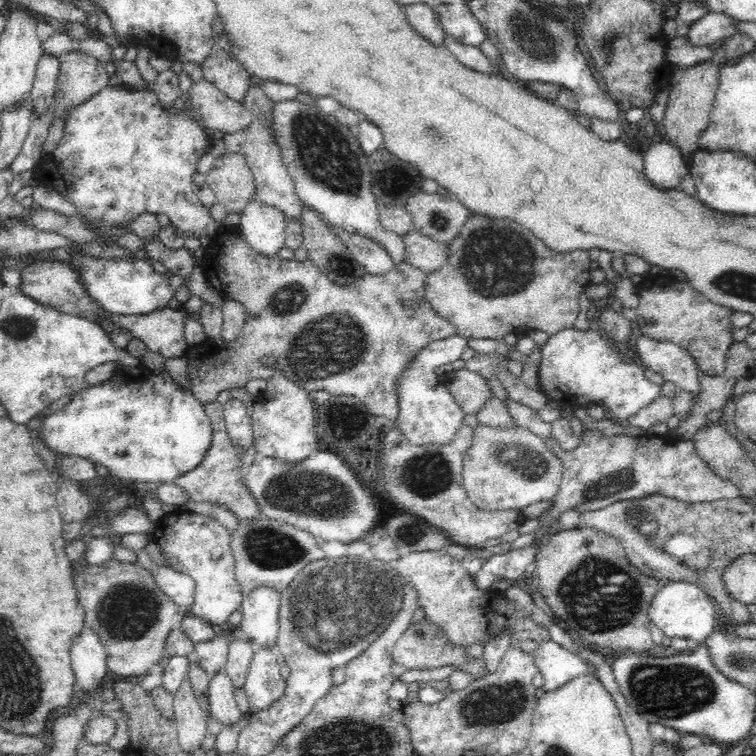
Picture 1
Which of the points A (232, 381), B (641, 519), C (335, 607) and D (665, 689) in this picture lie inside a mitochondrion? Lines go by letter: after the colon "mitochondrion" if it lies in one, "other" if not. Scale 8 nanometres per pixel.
A: other
B: mitochondrion
C: mitochondrion
D: mitochondrion

